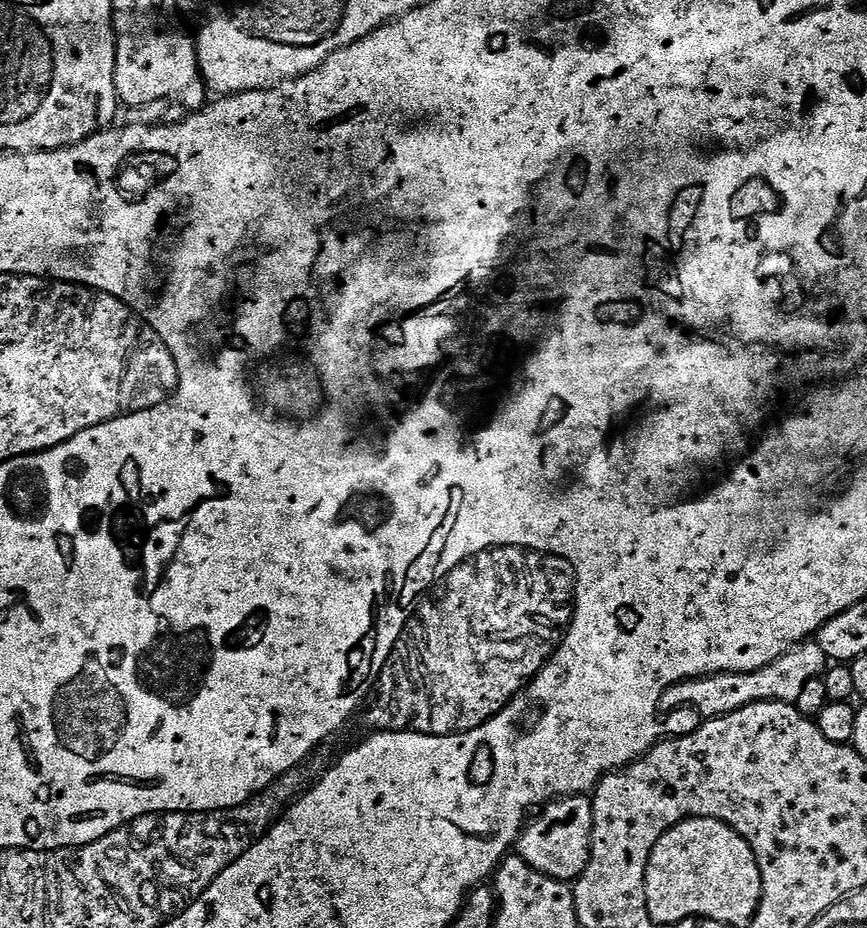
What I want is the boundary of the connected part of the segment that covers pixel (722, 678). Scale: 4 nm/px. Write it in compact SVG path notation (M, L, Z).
M814 640L797 645L795 650L781 656L766 667L754 672L722 672L713 673L707 677L697 677L666 689L659 699L659 713L666 714L680 706L696 708L705 719L716 719L731 713L728 704L734 704L734 709L744 708L748 704L765 699L783 699L799 701L808 680L821 677L828 668L828 659L820 644Z

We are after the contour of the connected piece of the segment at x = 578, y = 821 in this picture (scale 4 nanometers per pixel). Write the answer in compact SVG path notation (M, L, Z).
M587 795L566 796L549 803L537 820L529 819L521 831L518 855L533 868L555 880L575 882L592 860L592 800Z

